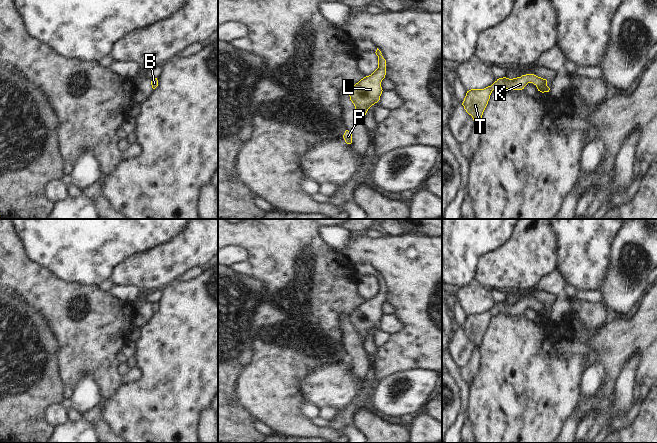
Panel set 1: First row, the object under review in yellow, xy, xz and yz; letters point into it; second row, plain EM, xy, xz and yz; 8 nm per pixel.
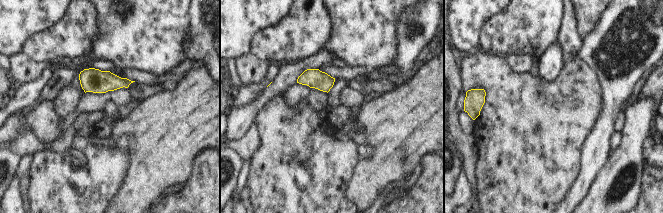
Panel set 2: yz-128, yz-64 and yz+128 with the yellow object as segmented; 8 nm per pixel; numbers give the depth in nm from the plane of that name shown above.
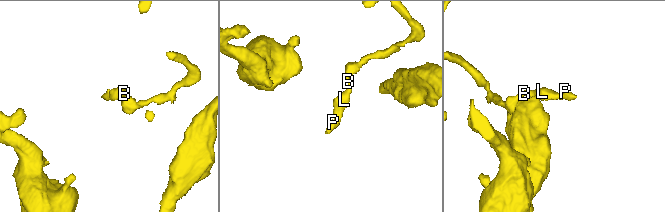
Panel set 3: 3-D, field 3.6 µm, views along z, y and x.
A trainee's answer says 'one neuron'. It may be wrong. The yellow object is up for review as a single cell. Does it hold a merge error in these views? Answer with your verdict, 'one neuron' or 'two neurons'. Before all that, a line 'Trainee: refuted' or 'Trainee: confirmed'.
Trainee: confirmed
one neuron

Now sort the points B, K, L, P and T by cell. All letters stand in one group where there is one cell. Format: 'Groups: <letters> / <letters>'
Groups: B K L P T

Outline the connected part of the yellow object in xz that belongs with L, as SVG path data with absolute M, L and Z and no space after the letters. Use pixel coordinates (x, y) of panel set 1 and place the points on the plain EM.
M378 272L375 277L378 280L378 292L349 313L350 324L363 342L368 333L380 324L383 315L381 306L386 299L386 284Z

